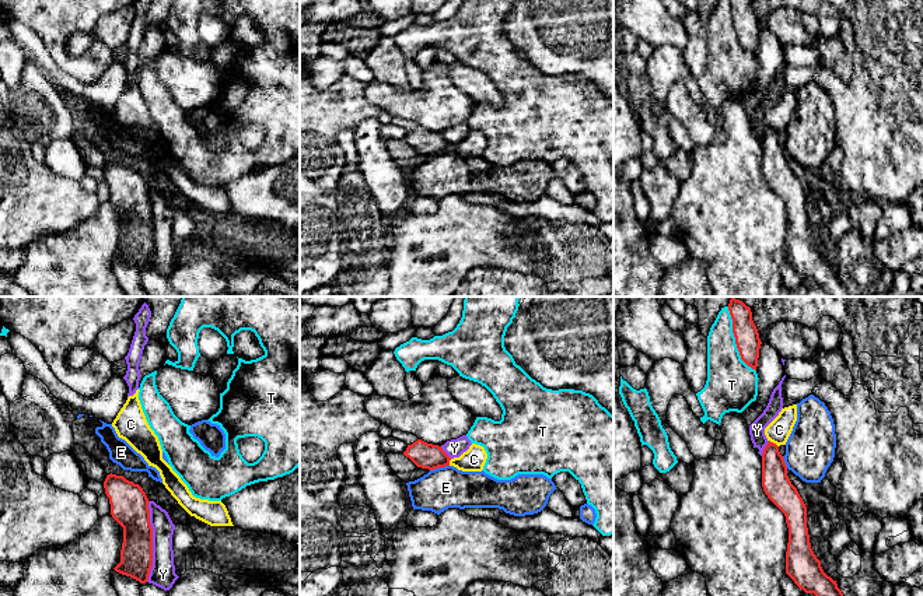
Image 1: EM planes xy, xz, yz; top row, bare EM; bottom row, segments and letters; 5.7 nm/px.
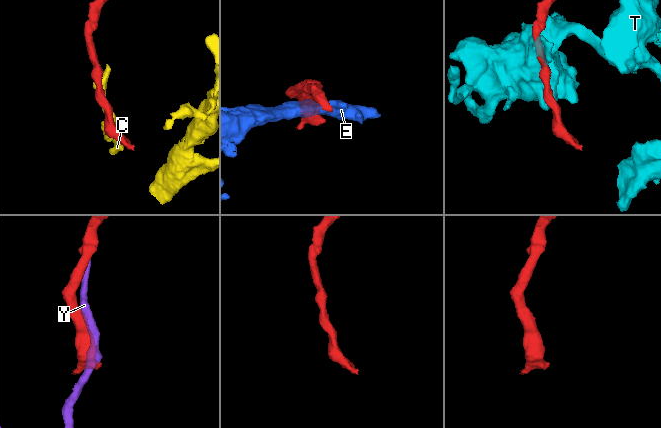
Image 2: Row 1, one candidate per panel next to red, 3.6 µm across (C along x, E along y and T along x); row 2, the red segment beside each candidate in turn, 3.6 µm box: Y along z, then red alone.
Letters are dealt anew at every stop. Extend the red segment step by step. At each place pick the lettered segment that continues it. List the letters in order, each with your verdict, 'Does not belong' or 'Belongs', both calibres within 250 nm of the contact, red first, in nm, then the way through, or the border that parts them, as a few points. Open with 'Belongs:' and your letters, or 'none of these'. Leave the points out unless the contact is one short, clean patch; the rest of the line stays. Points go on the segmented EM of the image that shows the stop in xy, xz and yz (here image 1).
Belongs: none of these
C: Does not belong. Thickness 160 nm (red) against 140 nm. Boundary: yz (769, 440), (778, 446)
E: Does not belong. Thickness 150 nm (red) against 240 nm. Boundary: xz (448, 465), (430, 470)
T: Does not belong. Thickness 140 nm (red) against 280 nm
Y: Does not belong. Thickness 220 nm (red) against 140 nm

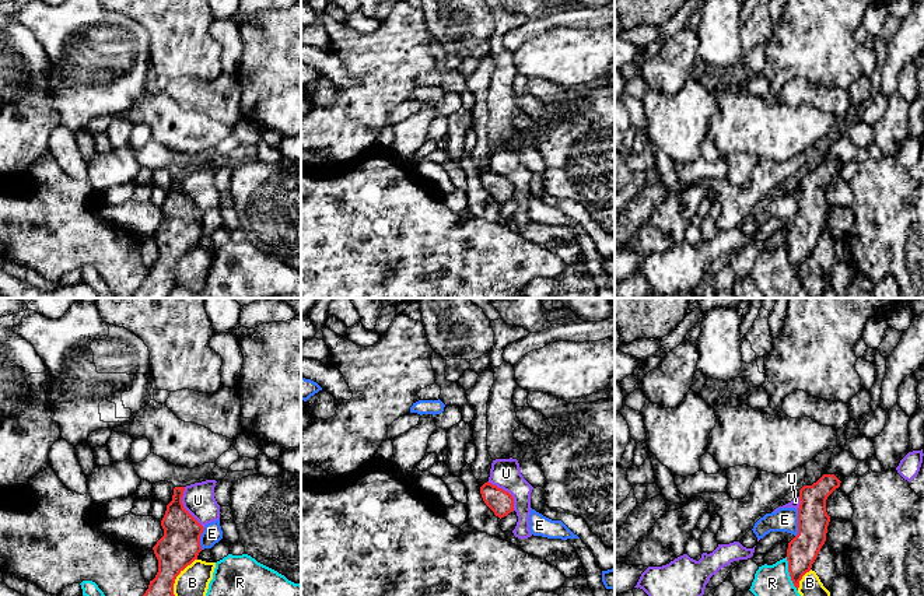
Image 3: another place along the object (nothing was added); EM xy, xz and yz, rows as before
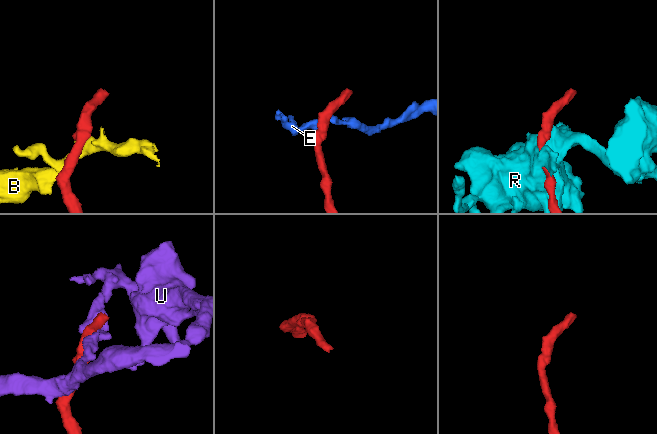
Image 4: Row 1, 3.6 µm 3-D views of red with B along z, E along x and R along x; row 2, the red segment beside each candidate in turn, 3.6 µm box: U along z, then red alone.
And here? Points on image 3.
Belongs: none of these
B: Does not belong. Thickness 240 nm (red) against 180 nm. Boundary: xy (196, 558), (177, 577), (174, 595)
E: Does not belong. Thickness 180 nm (red) against 140 nm. Boundary: yz (798, 509), (798, 533), (795, 536)
R: Does not belong. Thickness 180 nm (red) against 180 nm
U: Does not belong. Thickness 240 nm (red) against 180 nm. Boundary: xy (184, 487), (182, 507), (203, 528)

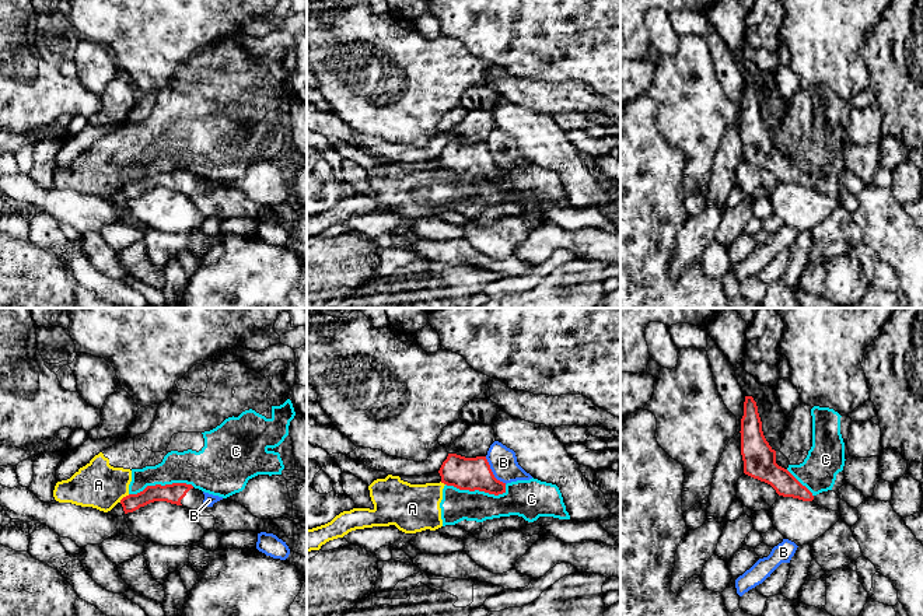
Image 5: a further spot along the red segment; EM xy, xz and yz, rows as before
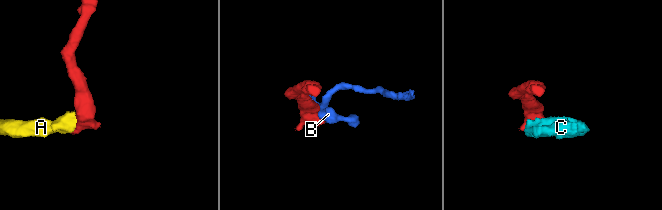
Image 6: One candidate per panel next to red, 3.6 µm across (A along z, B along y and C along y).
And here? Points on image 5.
Belongs: none of these
A: Does not belong. Thickness 100 nm (red) against 260 nm. Boundary: xy (129, 494), (119, 501)
B: Does not belong. Thickness 190 nm (red) against 160 nm. Boundary: xz (485, 457), (492, 473), (506, 483)
C: Does not belong. Thickness 190 nm (red) against 180 nm. Boundary: xz (446, 483), (460, 489), (483, 490), (495, 494), (506, 492)

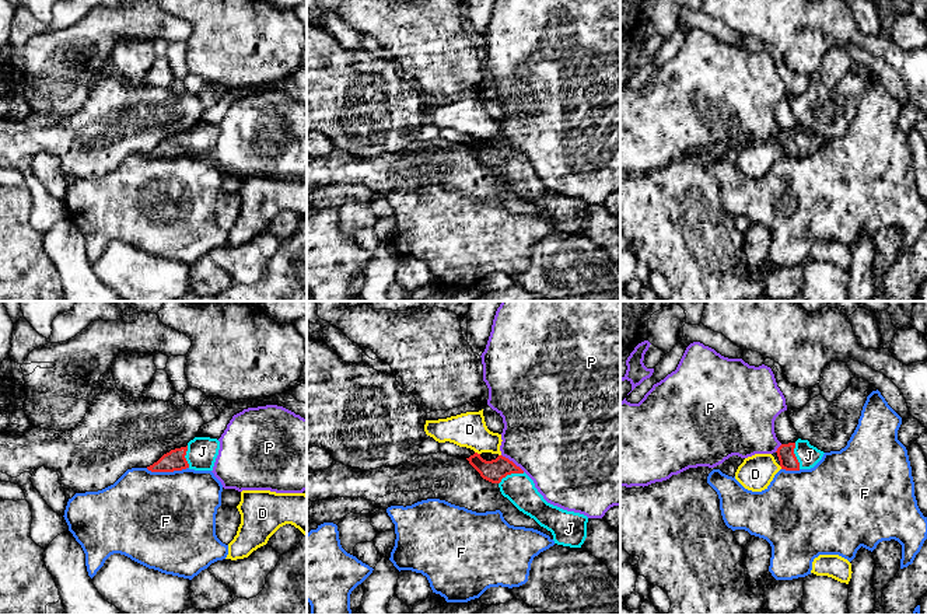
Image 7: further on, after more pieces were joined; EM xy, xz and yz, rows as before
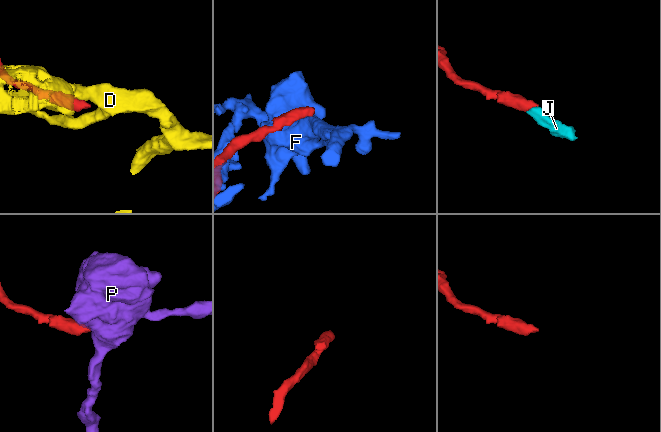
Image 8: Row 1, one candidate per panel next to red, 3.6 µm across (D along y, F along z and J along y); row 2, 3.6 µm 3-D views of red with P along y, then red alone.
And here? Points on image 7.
Belongs: J
D: Does not belong. Thickness 130 nm (red) against 200 nm. Boundary: xz (475, 451), (479, 454)
F: Does not belong. Thickness 120 nm (red) against 500 nm
J: Belongs. Thickness 130 nm (red) against 180 nm. Path across: xz (493, 471), (510, 474), (520, 489)
P: Does not belong. Thickness 130 nm (red) against 480 nm. Boundary: xz (502, 454), (524, 471)

